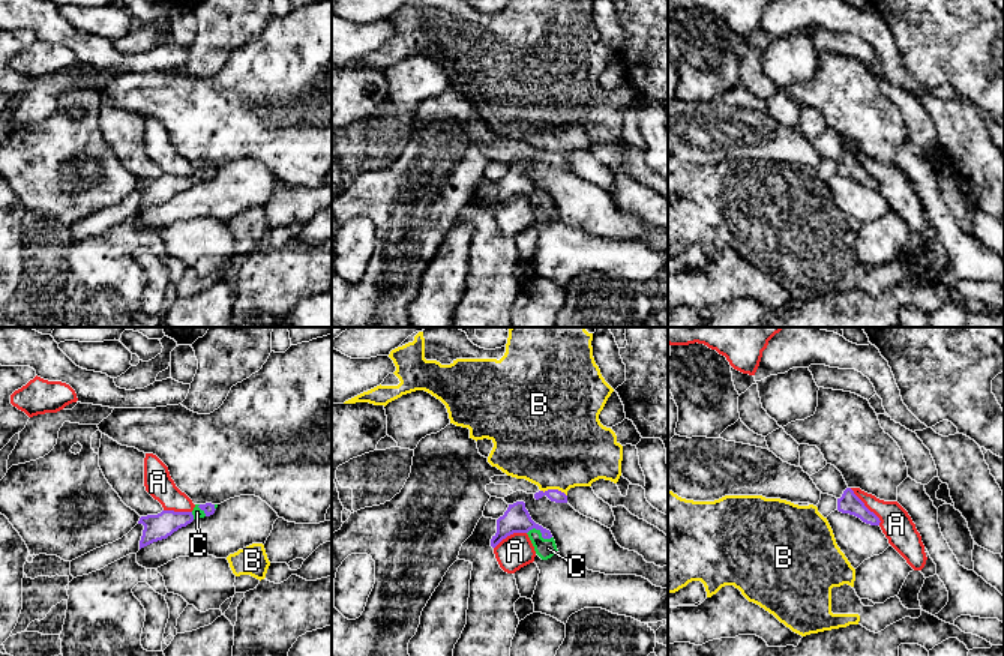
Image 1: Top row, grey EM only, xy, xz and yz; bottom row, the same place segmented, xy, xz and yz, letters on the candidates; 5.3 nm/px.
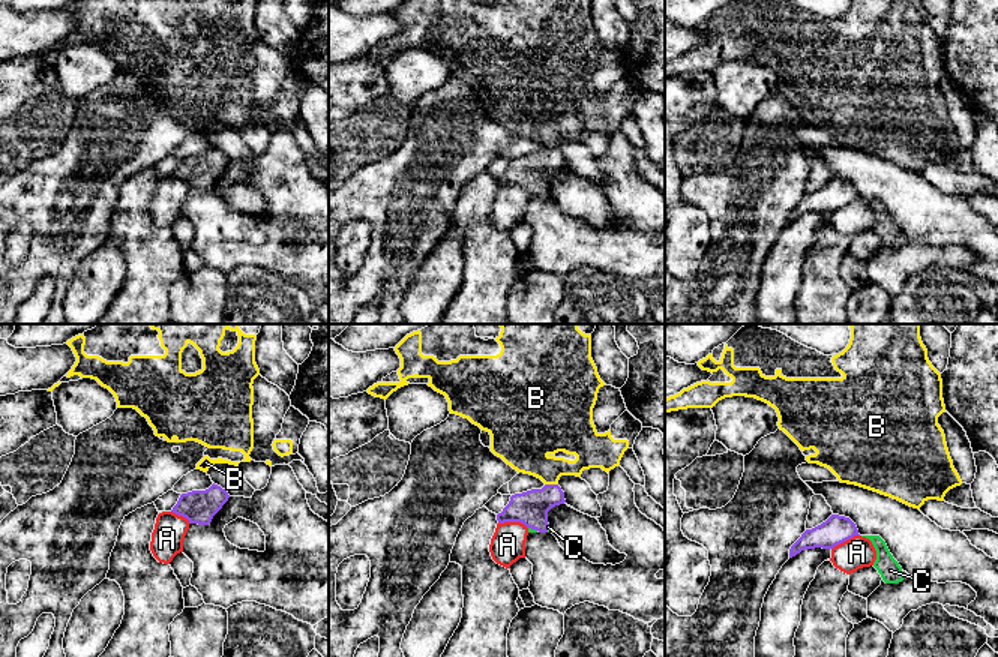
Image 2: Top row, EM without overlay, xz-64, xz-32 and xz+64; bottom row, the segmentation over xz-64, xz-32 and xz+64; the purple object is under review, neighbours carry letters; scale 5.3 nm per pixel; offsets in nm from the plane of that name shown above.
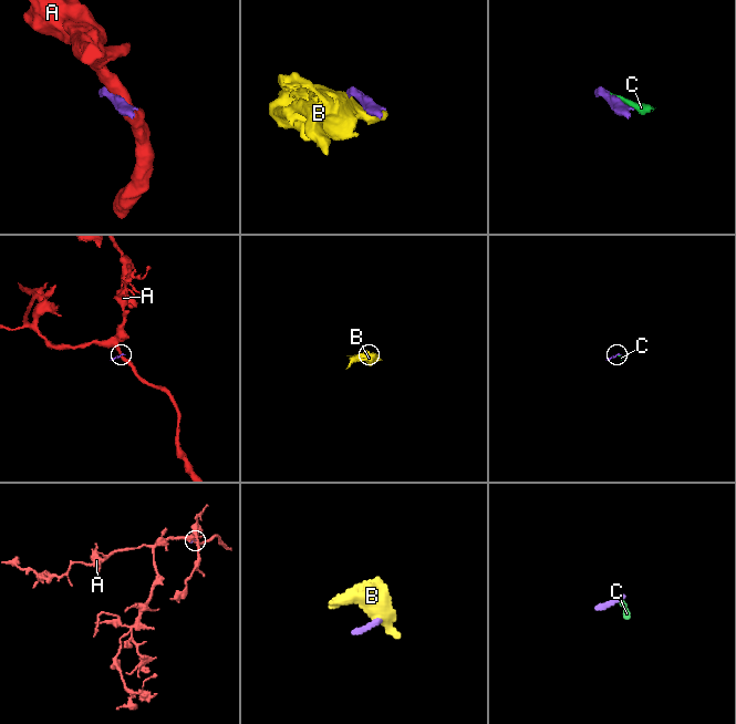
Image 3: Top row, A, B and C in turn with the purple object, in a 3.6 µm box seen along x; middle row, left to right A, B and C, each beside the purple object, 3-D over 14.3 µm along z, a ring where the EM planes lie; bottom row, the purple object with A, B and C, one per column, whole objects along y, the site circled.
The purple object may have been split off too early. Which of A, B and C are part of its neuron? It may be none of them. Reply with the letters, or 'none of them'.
C

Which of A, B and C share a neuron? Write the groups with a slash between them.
A / B / C

